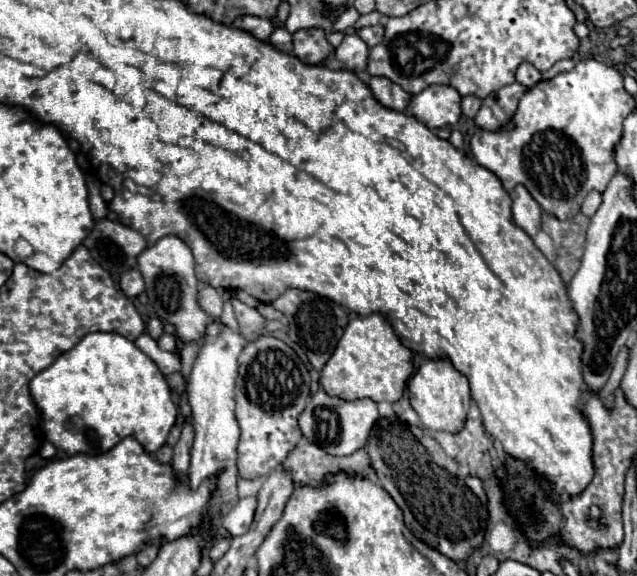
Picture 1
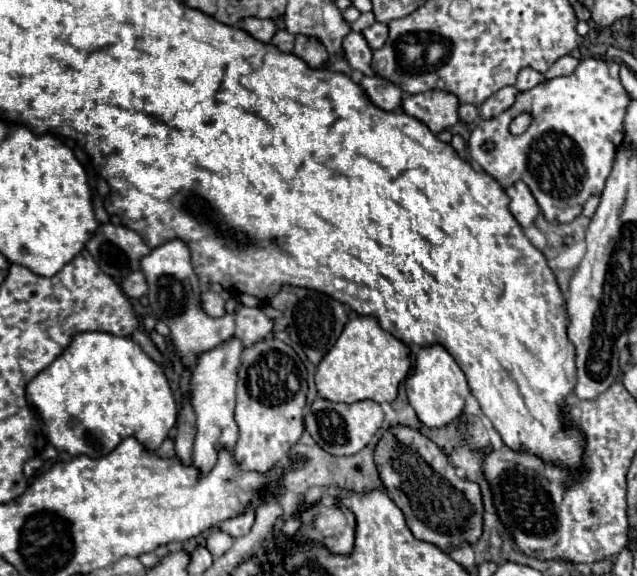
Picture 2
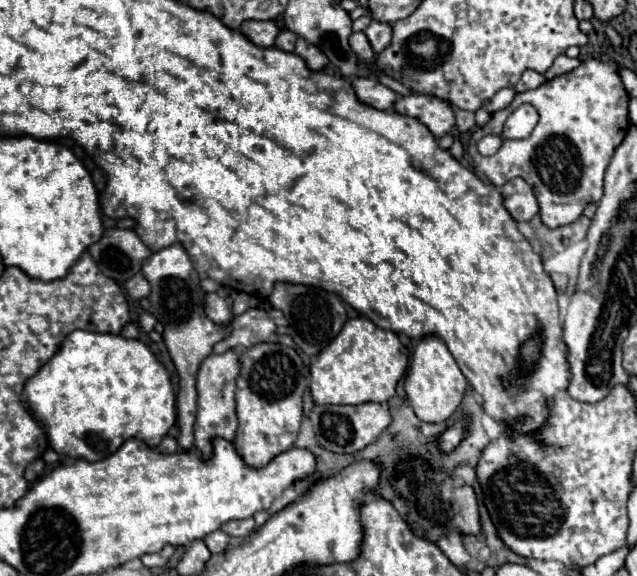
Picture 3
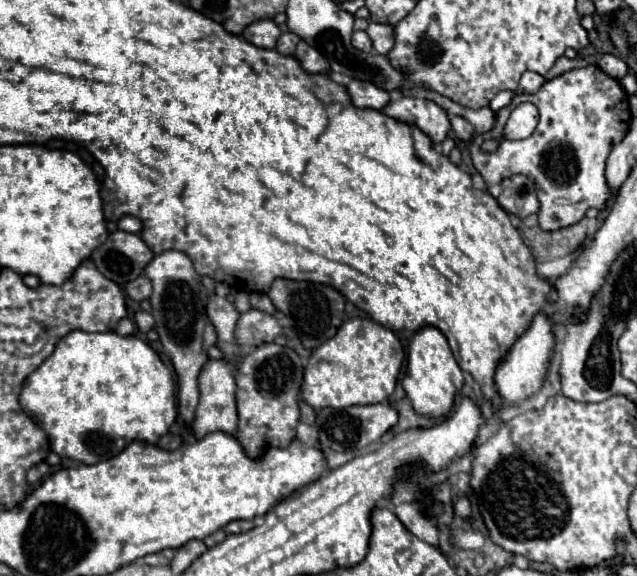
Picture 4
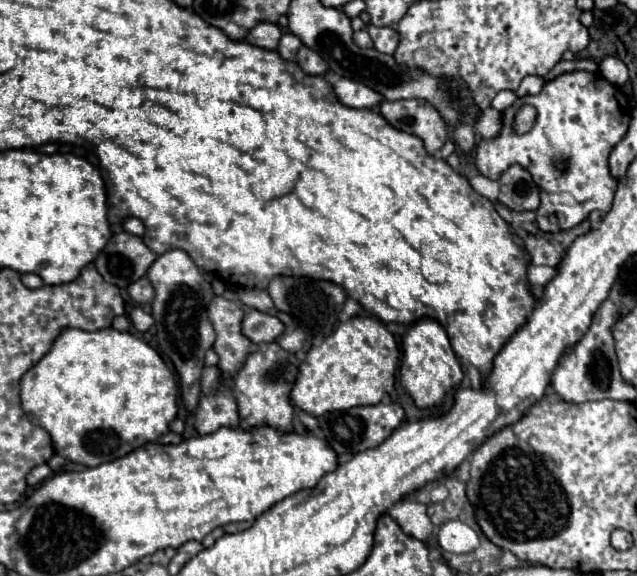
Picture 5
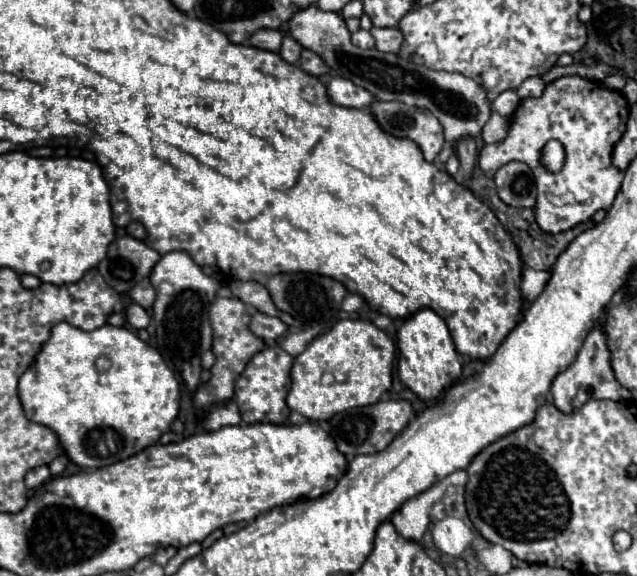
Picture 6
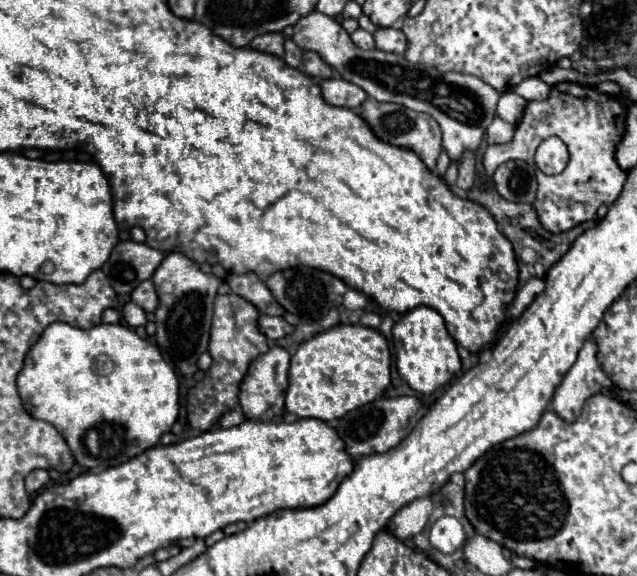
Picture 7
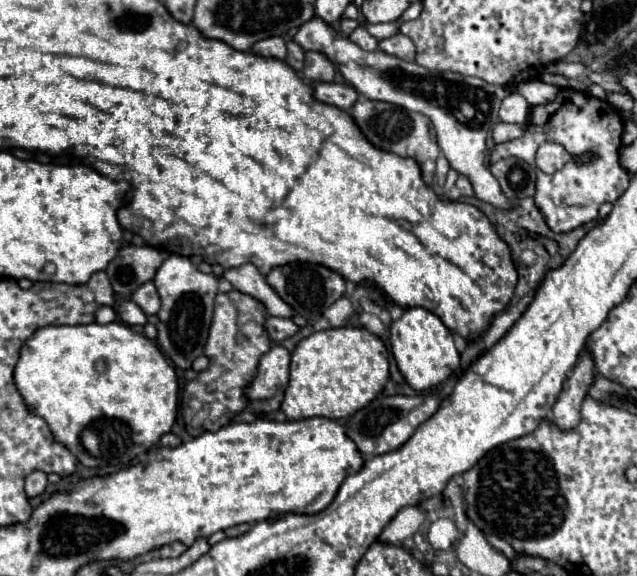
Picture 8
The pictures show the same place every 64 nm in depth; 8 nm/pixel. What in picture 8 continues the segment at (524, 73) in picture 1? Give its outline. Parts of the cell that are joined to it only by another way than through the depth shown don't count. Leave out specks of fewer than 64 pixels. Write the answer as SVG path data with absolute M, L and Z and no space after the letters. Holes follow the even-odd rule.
M526 80L526 82L518 84L516 90L518 90L532 106L548 104L548 102L552 102L552 98L556 98L556 94L558 94L558 86L546 84L546 82L542 82L542 80Z

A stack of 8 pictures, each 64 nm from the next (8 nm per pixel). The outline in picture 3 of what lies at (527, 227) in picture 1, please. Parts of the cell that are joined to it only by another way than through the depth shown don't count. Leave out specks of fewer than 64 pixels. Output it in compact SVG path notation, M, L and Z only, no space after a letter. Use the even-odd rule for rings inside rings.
M512 178L500 188L504 208L516 222L528 222L534 214L538 214L538 200L532 192L532 186L522 178Z

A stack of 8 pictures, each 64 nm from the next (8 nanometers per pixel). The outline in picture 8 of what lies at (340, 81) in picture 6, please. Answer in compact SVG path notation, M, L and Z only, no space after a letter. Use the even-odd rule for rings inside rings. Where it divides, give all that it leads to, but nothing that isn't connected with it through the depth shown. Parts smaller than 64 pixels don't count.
M316 82L312 84L312 90L314 90L314 98L318 102L324 102L324 104L330 104L330 106L336 106L344 112L348 112L352 108L352 104L356 102L358 98L358 92L350 86L350 84L334 84L334 82Z

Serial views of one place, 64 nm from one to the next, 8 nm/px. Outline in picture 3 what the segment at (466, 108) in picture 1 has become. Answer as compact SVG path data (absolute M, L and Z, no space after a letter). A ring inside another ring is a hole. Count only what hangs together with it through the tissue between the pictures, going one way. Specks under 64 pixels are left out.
M454 108L454 118L456 118L456 128L458 128L460 132L470 132L470 130L476 126L476 124L474 124L474 112Z

